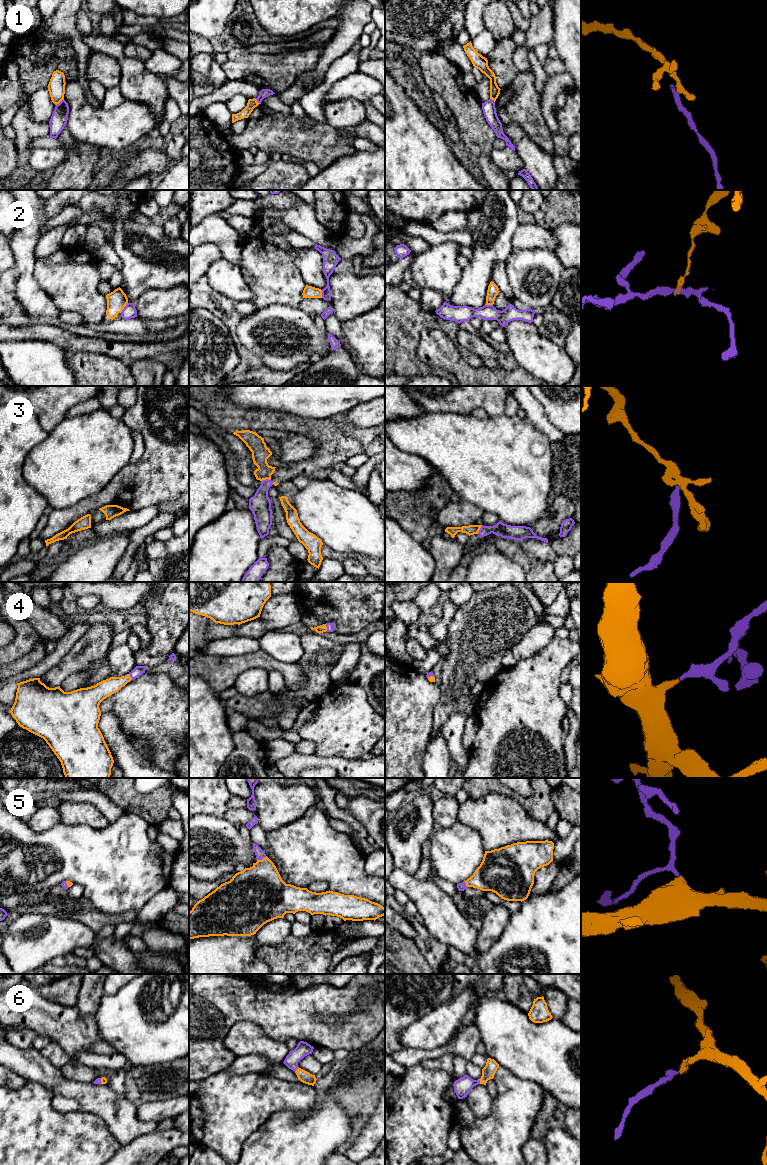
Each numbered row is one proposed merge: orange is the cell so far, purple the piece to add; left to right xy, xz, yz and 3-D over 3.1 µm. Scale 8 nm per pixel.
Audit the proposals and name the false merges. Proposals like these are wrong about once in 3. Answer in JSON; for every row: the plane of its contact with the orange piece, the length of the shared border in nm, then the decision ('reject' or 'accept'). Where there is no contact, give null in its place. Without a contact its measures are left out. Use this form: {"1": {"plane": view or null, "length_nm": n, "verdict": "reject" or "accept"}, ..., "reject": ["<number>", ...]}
{"1": {"plane": "xy", "length_nm": 80, "verdict": "reject"}, "2": {"plane": "xy", "length_nm": 110, "verdict": "reject"}, "3": {"plane": "xz", "length_nm": 80, "verdict": "reject"}, "4": {"plane": "xz", "length_nm": 60, "verdict": "accept"}, "5": {"plane": "xz", "length_nm": 90, "verdict": "accept"}, "6": {"plane": "yz", "length_nm": 40, "verdict": "accept"}, "reject": ["1", "2", "3"]}

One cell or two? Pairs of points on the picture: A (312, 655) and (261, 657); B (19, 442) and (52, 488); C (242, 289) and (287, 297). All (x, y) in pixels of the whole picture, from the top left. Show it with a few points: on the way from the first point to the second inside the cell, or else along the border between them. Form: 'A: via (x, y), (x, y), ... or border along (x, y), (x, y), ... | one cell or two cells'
A: border along (297, 663), (304, 675), (303, 686) | two cells
B: border along (45, 438), (28, 453), (22, 468), (23, 477) | two cells
C: border along (248, 286), (253, 296), (252, 300) | two cells

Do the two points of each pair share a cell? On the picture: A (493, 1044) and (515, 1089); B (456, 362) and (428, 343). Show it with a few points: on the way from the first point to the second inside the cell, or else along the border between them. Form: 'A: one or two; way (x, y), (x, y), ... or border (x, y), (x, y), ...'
A: two; border (499, 1065), (524, 1080)
B: one; way (449, 359), (435, 348)

